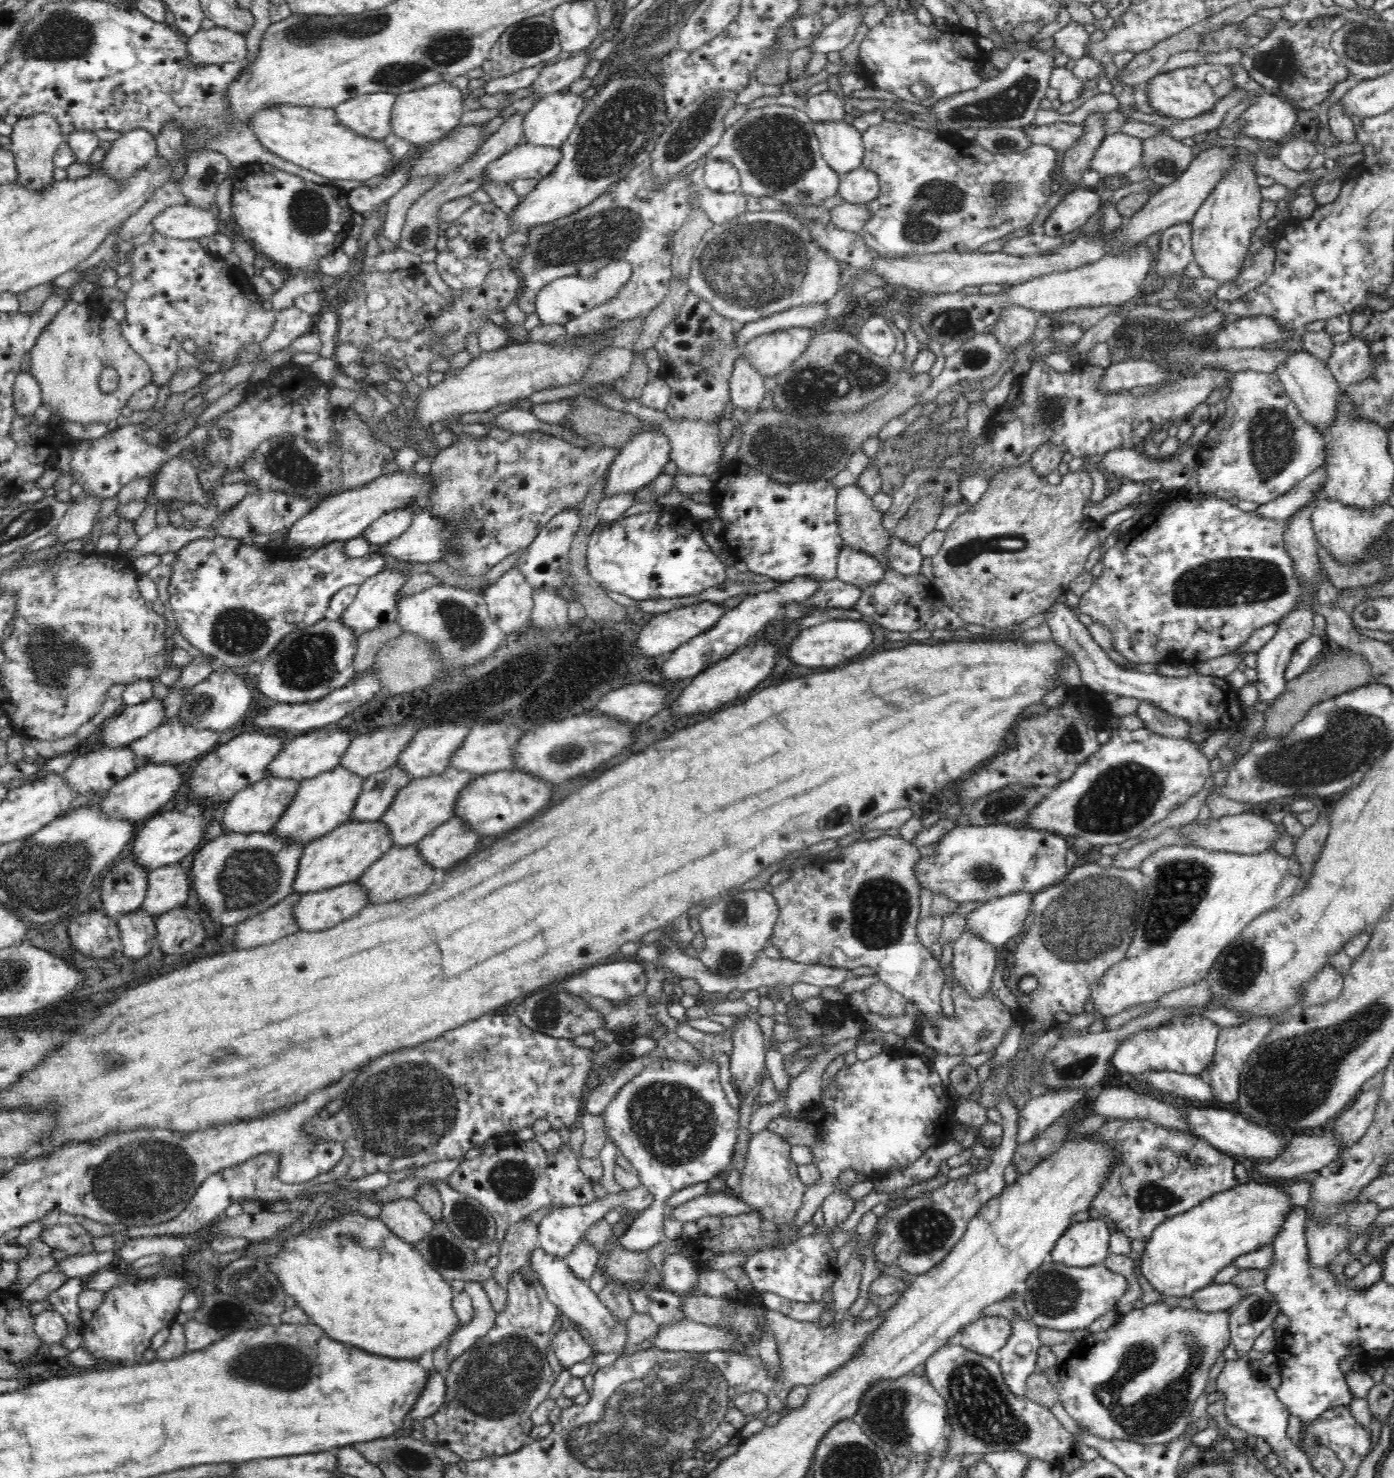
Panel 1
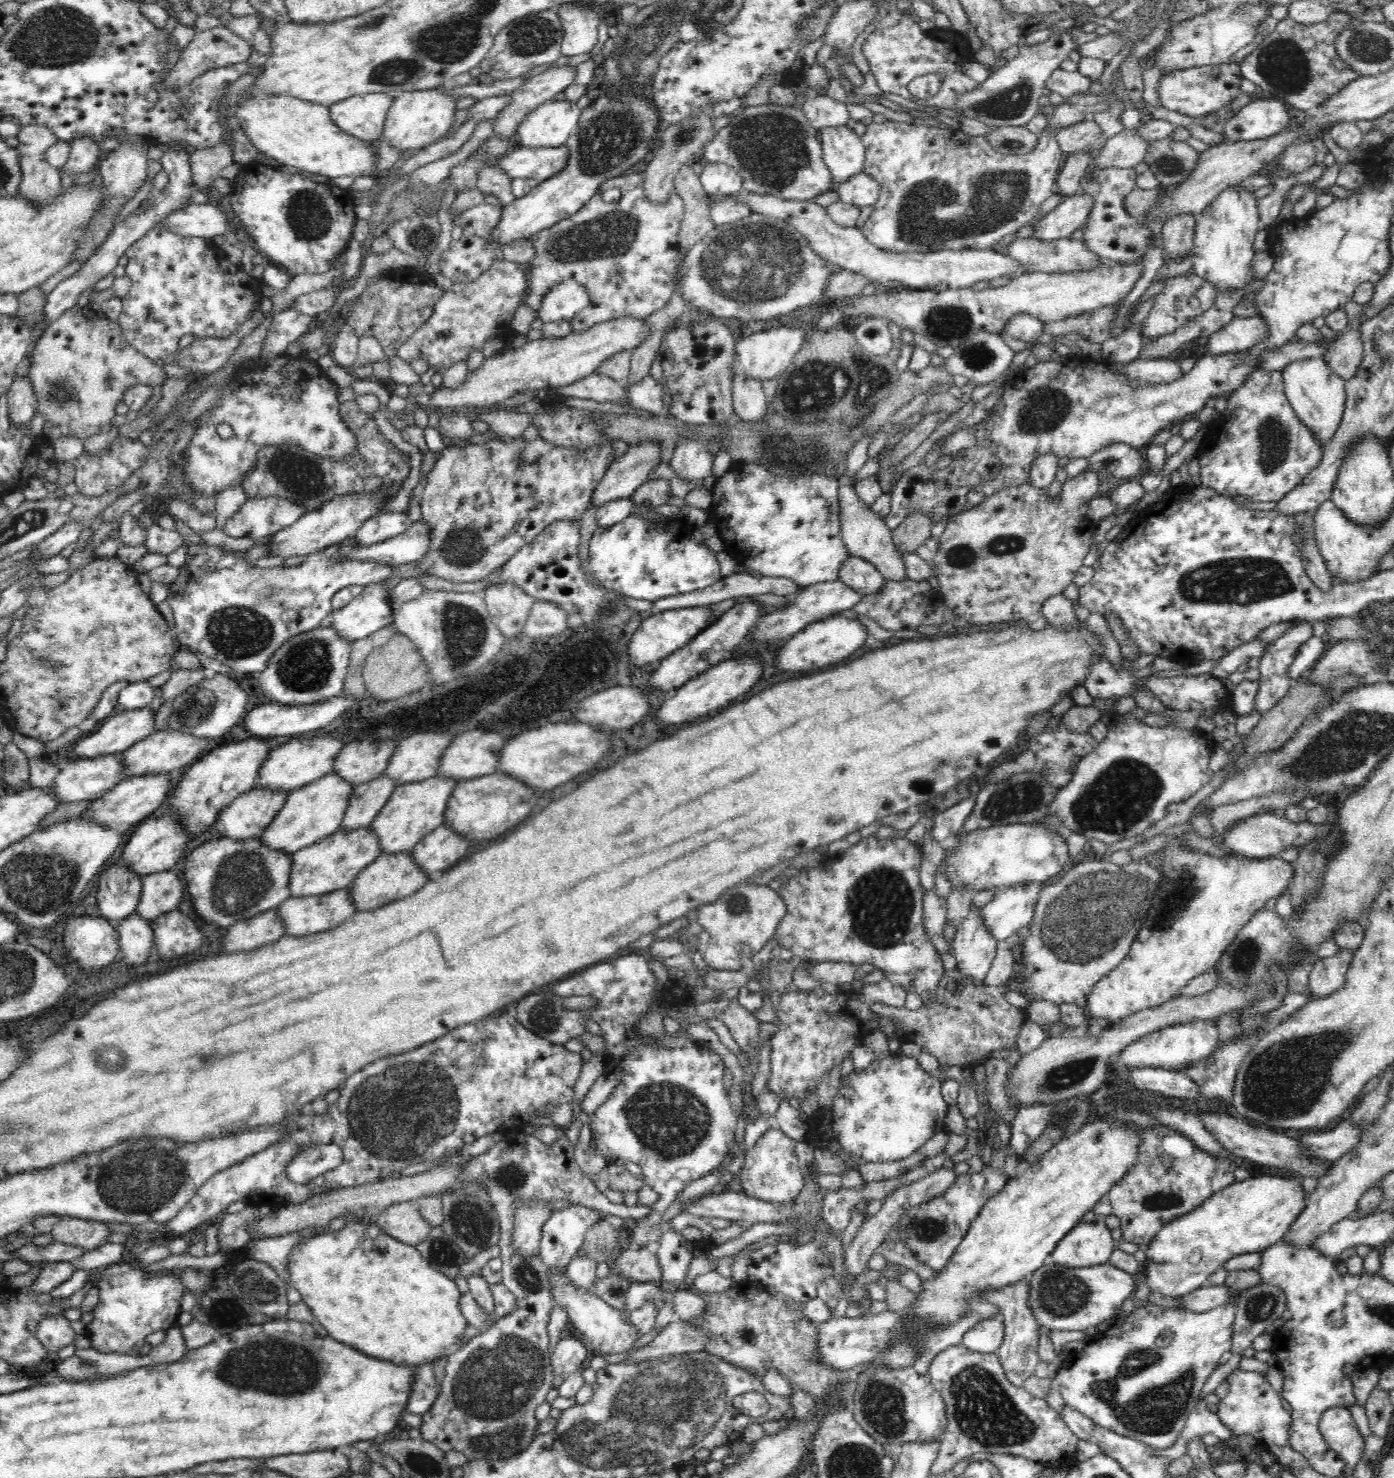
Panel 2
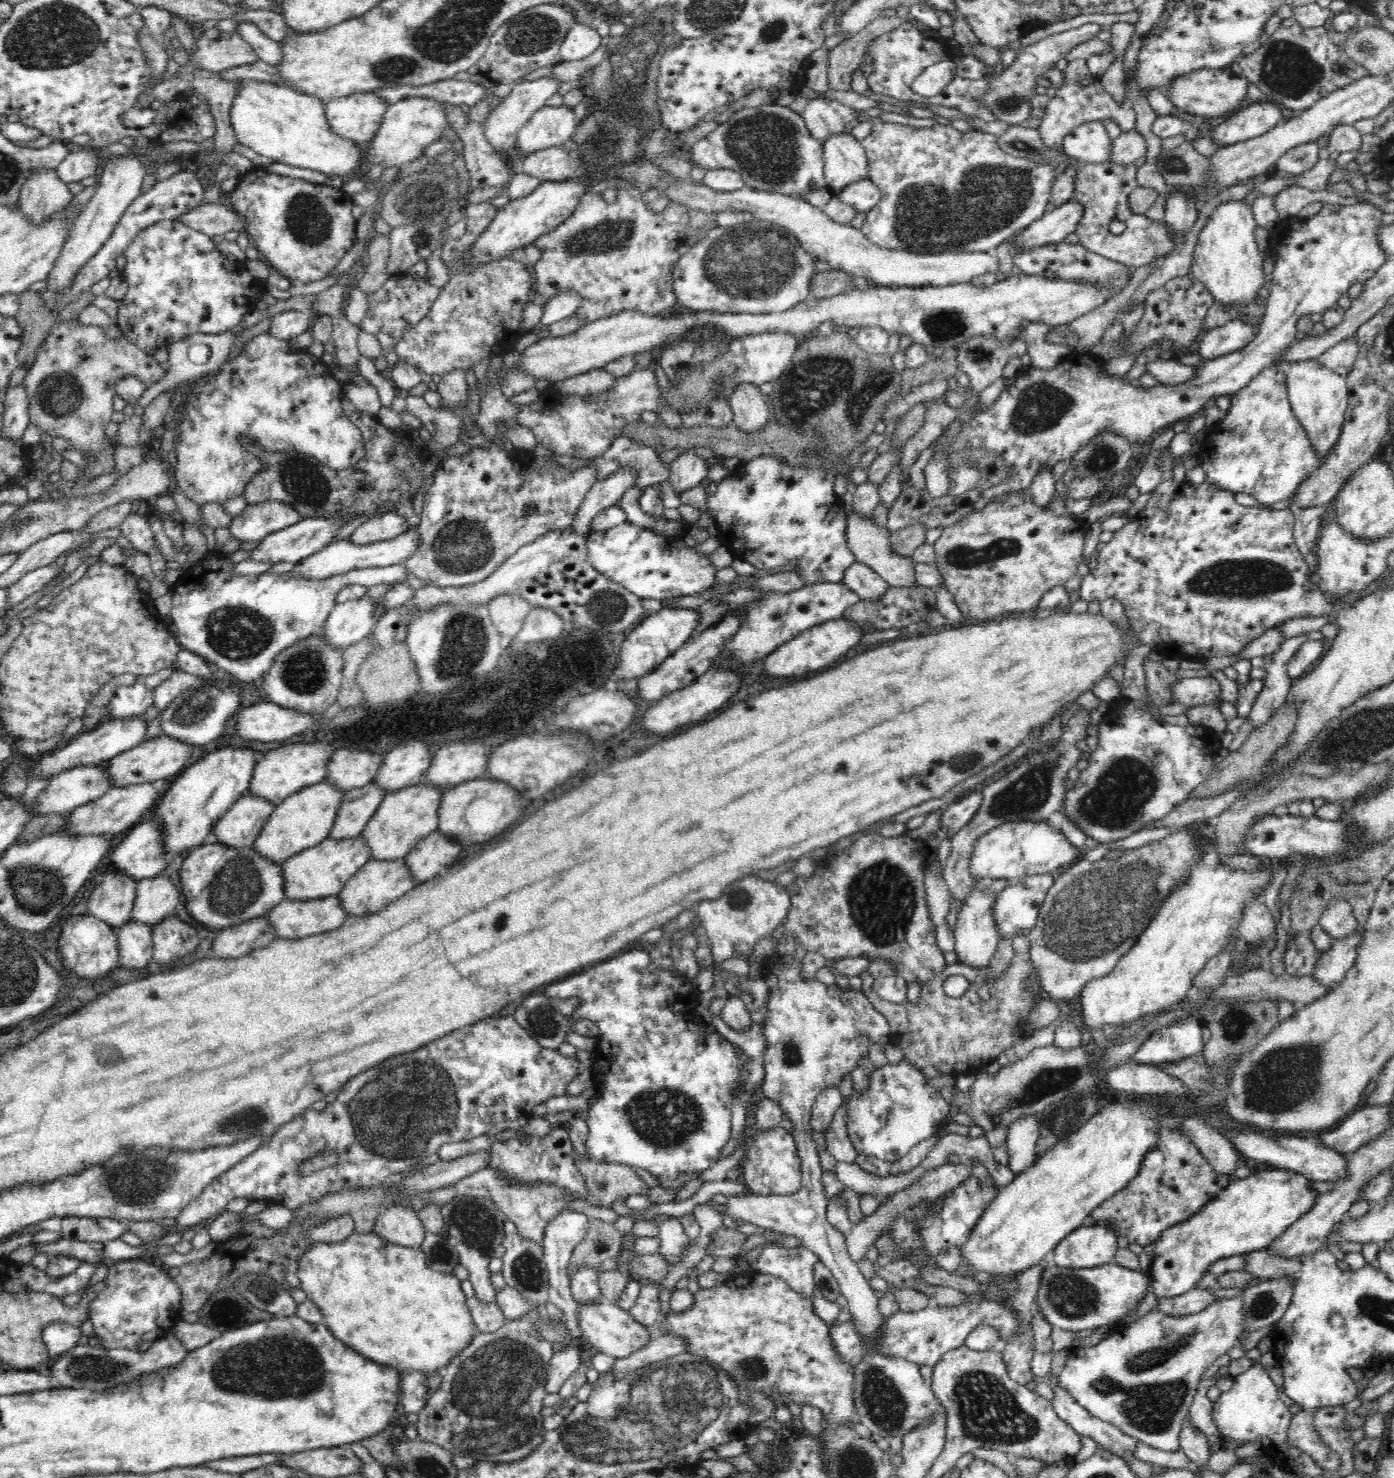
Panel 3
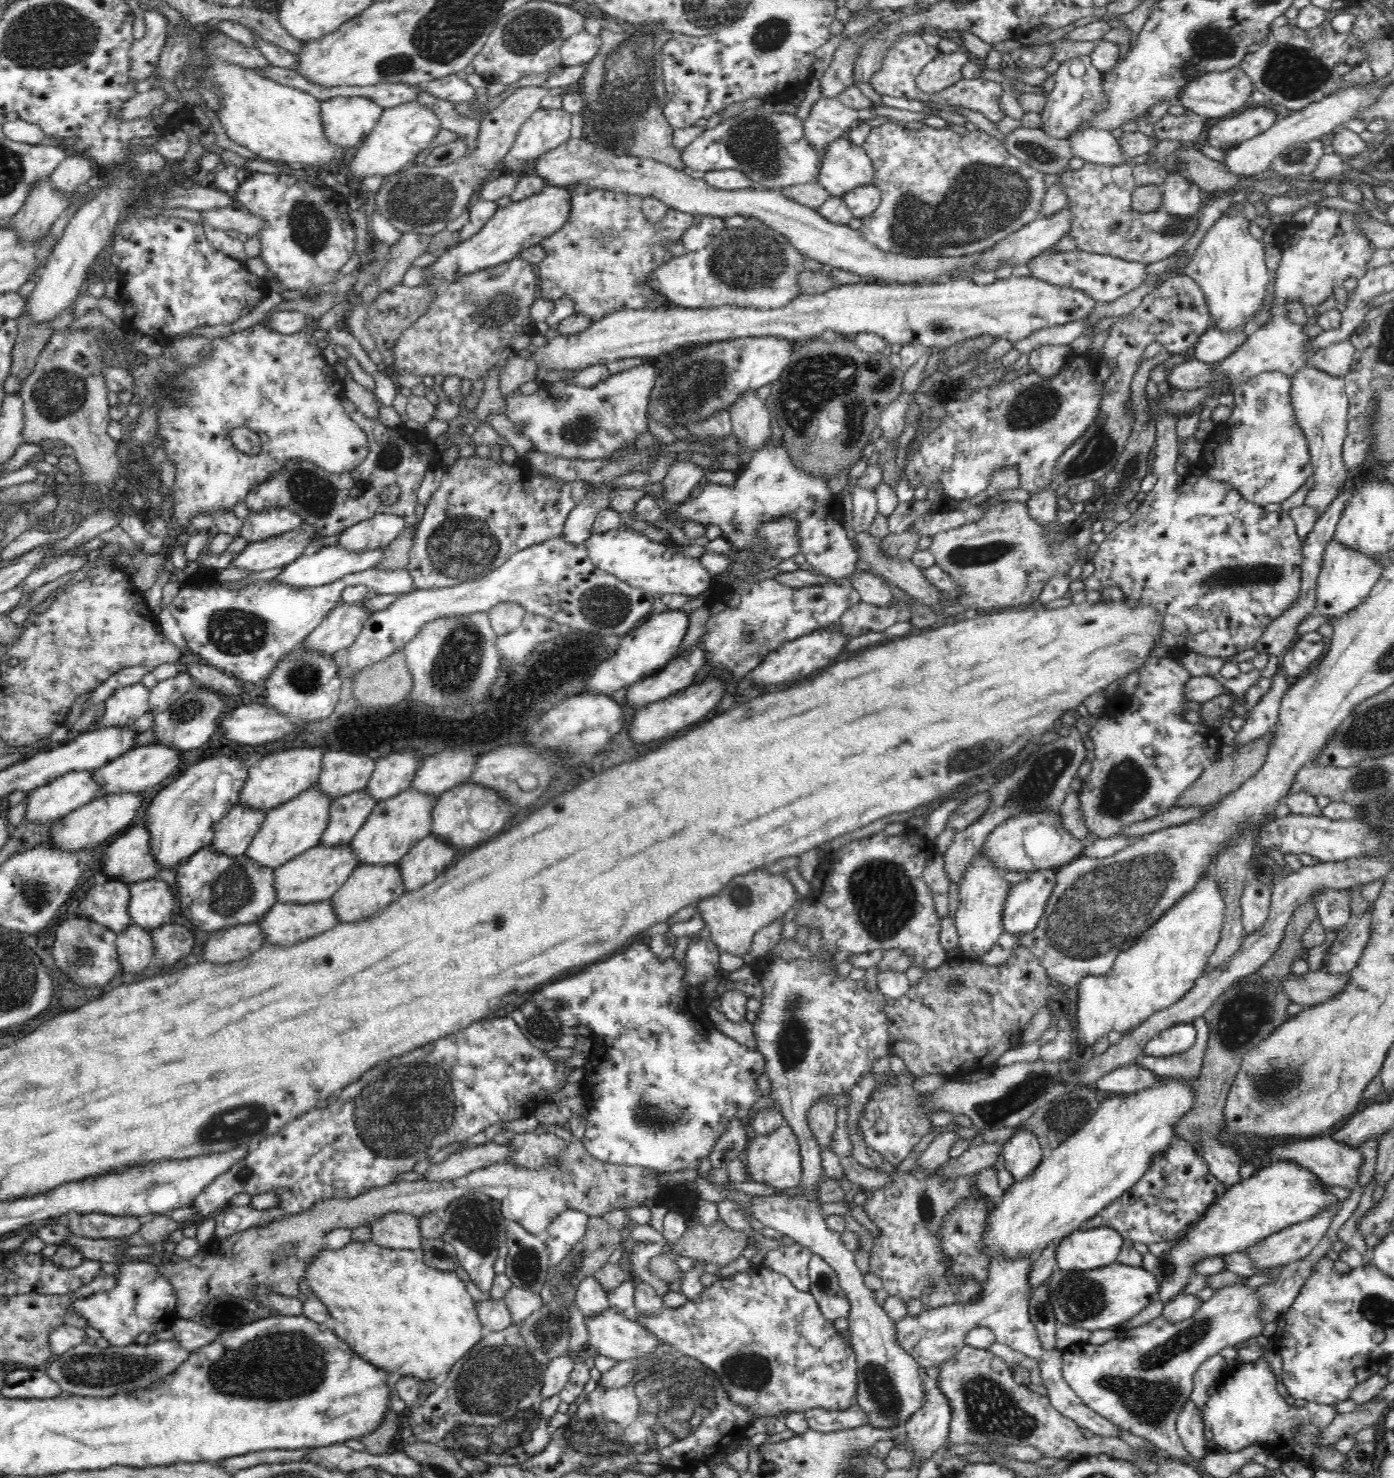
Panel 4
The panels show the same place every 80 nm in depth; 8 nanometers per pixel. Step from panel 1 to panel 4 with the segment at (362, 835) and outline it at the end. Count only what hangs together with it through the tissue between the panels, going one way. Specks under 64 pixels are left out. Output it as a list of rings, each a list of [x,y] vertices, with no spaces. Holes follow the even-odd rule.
[[[350,843],[333,847],[318,845],[309,848],[275,869],[274,890],[278,902],[302,905],[331,899],[359,865],[358,857],[354,853],[354,848],[350,847]]]

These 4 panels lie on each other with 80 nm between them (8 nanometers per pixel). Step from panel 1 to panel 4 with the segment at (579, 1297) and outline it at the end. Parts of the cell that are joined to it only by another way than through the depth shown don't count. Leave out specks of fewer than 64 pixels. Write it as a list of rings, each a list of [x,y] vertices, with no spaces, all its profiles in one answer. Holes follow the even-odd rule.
[[[608,1309],[585,1319],[588,1344],[599,1354],[615,1361],[637,1359],[649,1355],[660,1340],[636,1319]]]

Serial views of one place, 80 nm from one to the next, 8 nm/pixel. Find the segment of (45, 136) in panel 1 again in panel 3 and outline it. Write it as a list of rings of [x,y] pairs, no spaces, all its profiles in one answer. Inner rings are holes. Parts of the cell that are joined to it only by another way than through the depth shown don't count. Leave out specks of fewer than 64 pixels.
[[[42,167],[34,169],[20,187],[20,211],[39,225],[58,209],[70,204],[74,194],[58,177],[56,169]]]

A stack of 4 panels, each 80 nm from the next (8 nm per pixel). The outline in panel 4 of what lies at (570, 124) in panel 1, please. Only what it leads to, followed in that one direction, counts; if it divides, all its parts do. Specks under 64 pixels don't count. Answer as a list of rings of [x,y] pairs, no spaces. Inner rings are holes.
[[[540,107],[519,129],[501,168],[506,173],[524,172],[530,162],[564,144],[570,134],[571,115],[566,110]]]

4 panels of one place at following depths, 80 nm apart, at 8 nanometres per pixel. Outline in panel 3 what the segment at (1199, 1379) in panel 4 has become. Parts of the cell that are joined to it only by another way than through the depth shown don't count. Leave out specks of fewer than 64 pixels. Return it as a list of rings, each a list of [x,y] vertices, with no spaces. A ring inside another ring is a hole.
[[[1226,1353],[1212,1362],[1212,1366],[1204,1372],[1204,1376],[1202,1376],[1202,1380],[1200,1380],[1200,1386],[1198,1386],[1196,1396],[1194,1396],[1192,1406],[1189,1410],[1188,1418],[1190,1420],[1190,1427],[1200,1429],[1200,1432],[1207,1436],[1216,1435],[1220,1437],[1221,1433],[1213,1418],[1213,1402],[1206,1397],[1206,1392],[1208,1392],[1210,1386],[1215,1384],[1215,1376],[1219,1368],[1228,1365],[1230,1359],[1230,1356]]]

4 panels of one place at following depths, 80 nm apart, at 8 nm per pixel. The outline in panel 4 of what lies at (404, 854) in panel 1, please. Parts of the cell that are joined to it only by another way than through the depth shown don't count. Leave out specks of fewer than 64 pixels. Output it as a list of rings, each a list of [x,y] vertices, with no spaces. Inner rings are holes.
[[[398,863],[382,866],[360,864],[351,872],[350,878],[342,885],[342,888],[338,889],[330,901],[338,915],[338,922],[353,923],[376,915],[390,903],[398,900],[404,892],[402,873],[400,873]]]

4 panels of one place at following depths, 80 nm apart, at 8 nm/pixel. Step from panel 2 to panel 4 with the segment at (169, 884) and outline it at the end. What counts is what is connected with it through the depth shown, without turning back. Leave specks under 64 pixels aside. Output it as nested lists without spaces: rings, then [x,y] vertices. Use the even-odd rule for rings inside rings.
[[[154,877],[137,883],[130,883],[128,913],[132,924],[152,931],[169,921],[174,910],[174,894],[170,886]]]

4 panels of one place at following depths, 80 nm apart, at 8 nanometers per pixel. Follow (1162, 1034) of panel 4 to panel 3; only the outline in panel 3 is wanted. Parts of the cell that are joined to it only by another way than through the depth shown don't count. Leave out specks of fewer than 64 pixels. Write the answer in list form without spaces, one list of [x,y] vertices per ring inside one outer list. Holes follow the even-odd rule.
[[[1198,1017],[1187,1018],[1173,1022],[1168,1026],[1154,1031],[1140,1048],[1133,1054],[1132,1062],[1144,1065],[1172,1064],[1176,1060],[1200,1054],[1204,1050],[1204,1040],[1202,1039],[1202,1027],[1206,1025]]]

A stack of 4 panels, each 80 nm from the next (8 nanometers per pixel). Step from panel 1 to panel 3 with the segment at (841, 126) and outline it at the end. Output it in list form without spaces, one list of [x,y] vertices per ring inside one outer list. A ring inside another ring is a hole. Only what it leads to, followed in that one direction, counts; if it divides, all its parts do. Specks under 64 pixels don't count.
[[[833,134],[823,142],[826,187],[838,193],[848,184],[868,177],[868,157],[863,144],[852,134]]]

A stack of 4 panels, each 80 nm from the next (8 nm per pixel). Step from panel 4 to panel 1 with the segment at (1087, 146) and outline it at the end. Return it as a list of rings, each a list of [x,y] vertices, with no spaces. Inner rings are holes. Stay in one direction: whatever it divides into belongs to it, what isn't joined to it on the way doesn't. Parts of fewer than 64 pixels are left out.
[[[1056,122],[1048,126],[1037,126],[1032,123],[1024,126],[1022,131],[1028,135],[1032,145],[1051,146],[1062,154],[1086,132],[1086,127],[1082,122],[1079,124]]]

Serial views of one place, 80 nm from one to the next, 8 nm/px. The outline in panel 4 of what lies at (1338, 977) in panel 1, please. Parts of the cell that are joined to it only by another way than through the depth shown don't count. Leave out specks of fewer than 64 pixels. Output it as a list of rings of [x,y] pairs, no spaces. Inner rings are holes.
[[[1372,904],[1368,910],[1358,917],[1350,916],[1350,922],[1338,931],[1336,940],[1330,947],[1330,954],[1326,956],[1326,964],[1322,970],[1330,975],[1349,974],[1358,966],[1364,948],[1368,945],[1371,923]]]

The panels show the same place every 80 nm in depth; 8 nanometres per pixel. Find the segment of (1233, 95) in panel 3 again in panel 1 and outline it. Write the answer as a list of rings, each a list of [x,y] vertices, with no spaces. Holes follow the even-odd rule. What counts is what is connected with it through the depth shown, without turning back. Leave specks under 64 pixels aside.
[[[1202,64],[1168,72],[1160,72],[1149,81],[1146,81],[1141,88],[1146,92],[1148,97],[1147,102],[1156,110],[1156,113],[1160,113],[1164,117],[1182,120],[1195,118],[1208,110],[1212,110],[1214,103],[1219,98],[1232,92],[1236,88],[1236,84],[1228,65]],[[1210,70],[1217,70],[1223,75],[1222,80],[1216,86],[1210,85],[1206,81],[1206,74]]]

